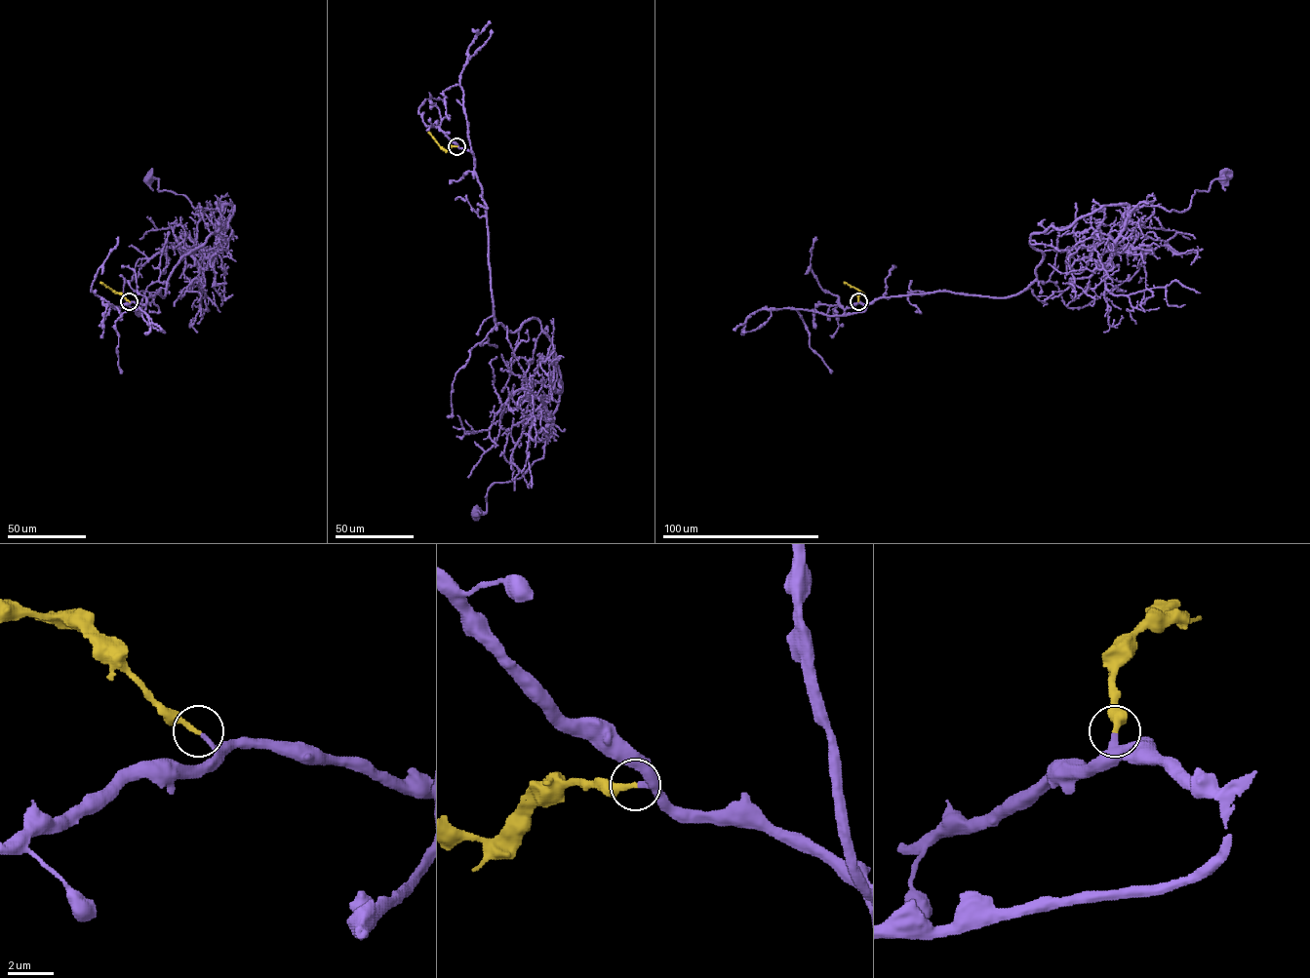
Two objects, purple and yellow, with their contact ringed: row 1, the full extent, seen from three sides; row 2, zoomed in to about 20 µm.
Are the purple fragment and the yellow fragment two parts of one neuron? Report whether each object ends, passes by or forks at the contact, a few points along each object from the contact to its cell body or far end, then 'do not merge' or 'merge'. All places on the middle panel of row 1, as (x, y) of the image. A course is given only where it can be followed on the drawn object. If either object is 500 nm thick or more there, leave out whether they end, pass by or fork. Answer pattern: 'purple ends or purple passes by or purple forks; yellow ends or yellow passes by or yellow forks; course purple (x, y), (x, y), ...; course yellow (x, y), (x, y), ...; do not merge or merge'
purple ends; yellow ends; course purple (456, 146), (482, 191), (496, 324), (538, 320), (562, 386), (543, 457), (494, 483), (477, 513); course yellow (456, 146), (444, 149), (428, 132); merge

